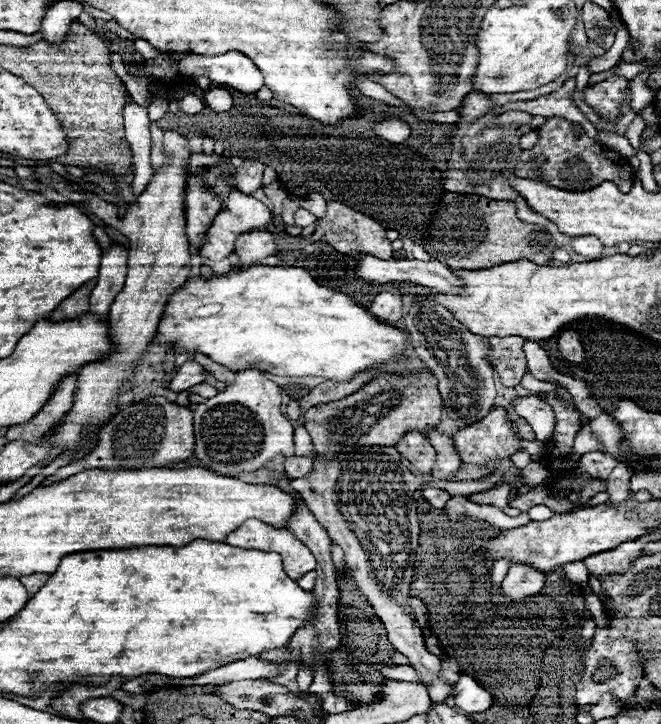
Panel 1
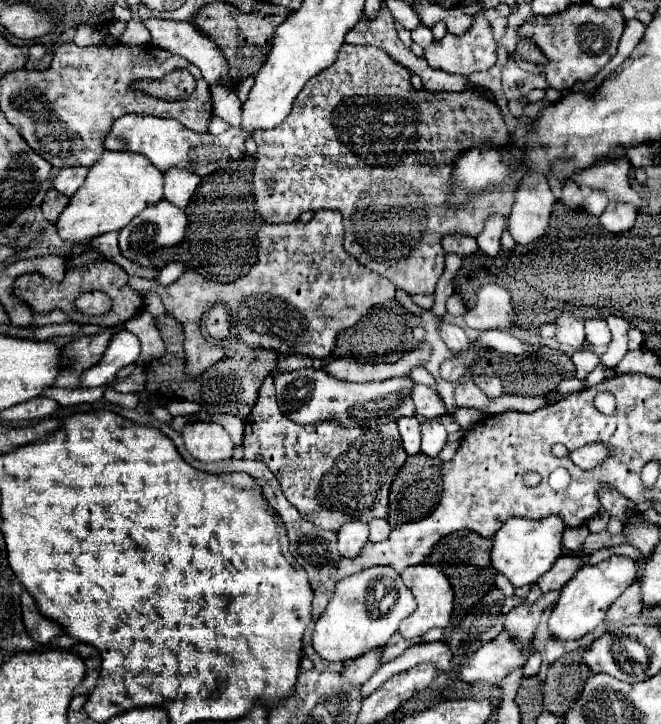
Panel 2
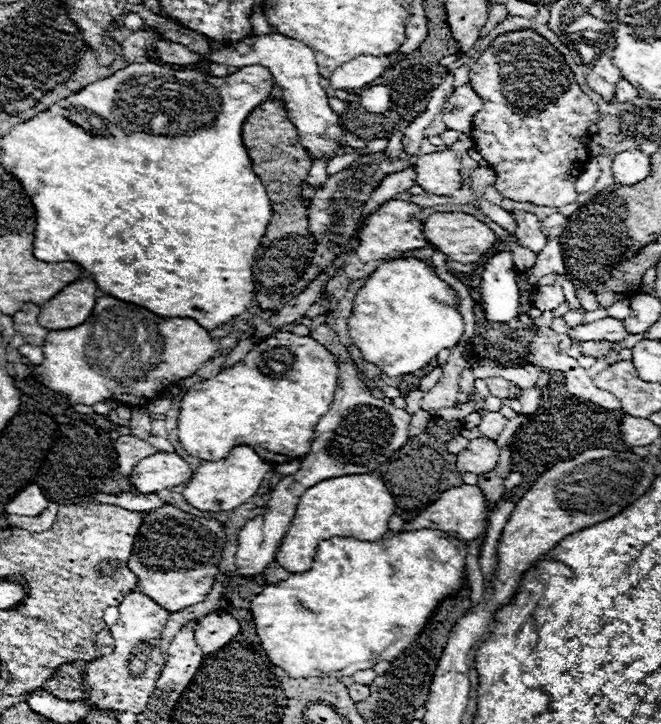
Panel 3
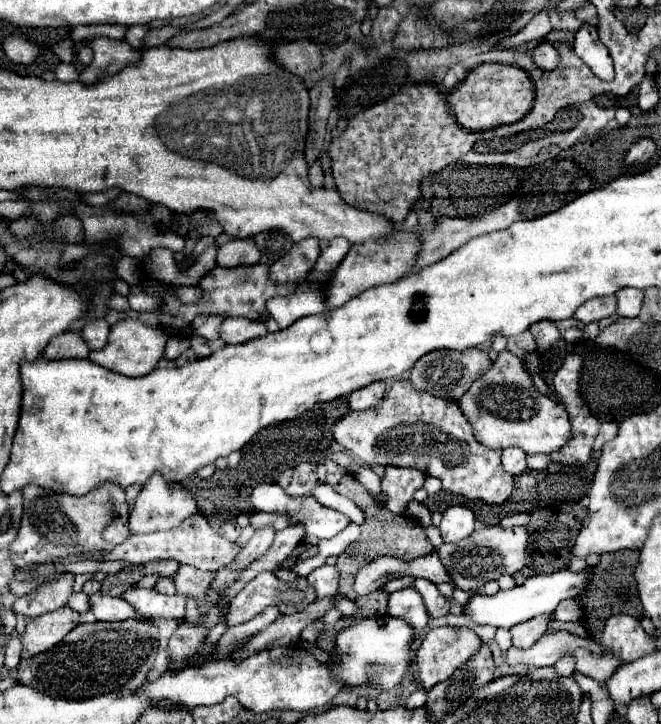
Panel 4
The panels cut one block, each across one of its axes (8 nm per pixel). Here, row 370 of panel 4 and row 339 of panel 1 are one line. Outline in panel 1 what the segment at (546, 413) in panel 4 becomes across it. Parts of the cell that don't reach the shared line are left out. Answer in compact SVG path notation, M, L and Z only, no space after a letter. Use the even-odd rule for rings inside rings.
M492 336L488 338L490 352L488 362L498 372L504 386L514 388L520 384L522 376L526 374L526 356L524 356L524 338L520 336Z

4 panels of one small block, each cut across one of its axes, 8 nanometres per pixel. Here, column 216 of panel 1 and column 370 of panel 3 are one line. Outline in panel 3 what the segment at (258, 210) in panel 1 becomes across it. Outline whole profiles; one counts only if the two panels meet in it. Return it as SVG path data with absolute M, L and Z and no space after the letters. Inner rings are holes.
M386 200L386 202L382 202L378 206L378 212L372 212L364 220L364 226L360 228L360 234L358 234L360 242L354 248L356 256L362 262L370 262L370 260L392 260L392 258L398 258L402 252L428 248L430 244L422 236L420 212L422 210L420 210L418 204L410 204L410 202L404 202L404 200Z

